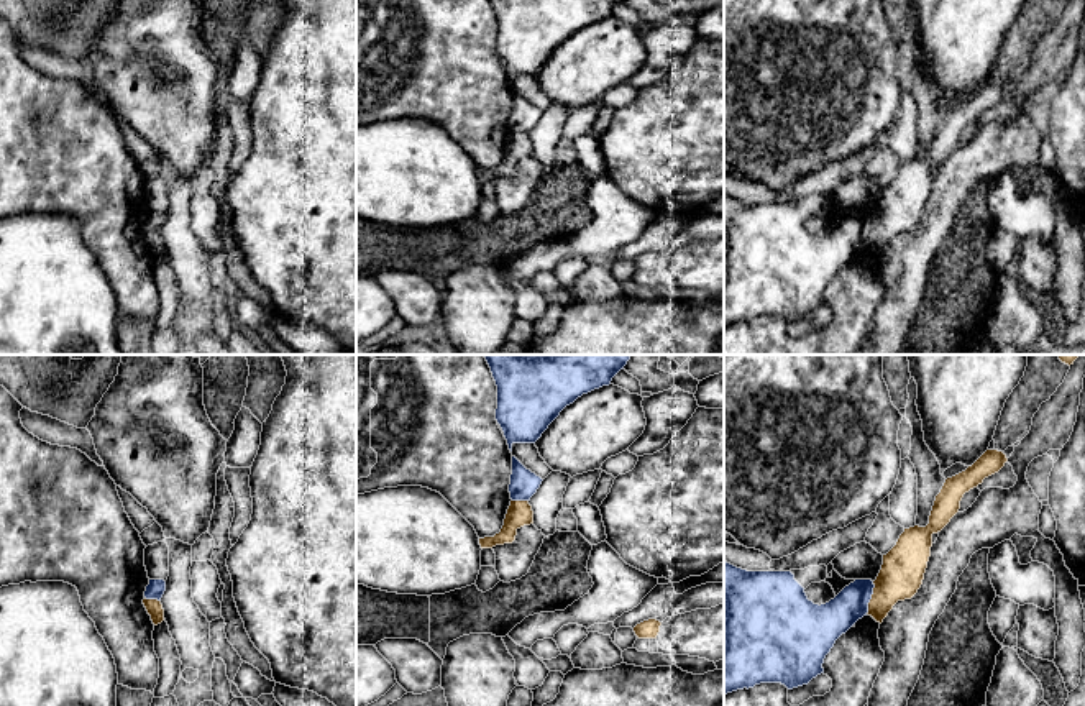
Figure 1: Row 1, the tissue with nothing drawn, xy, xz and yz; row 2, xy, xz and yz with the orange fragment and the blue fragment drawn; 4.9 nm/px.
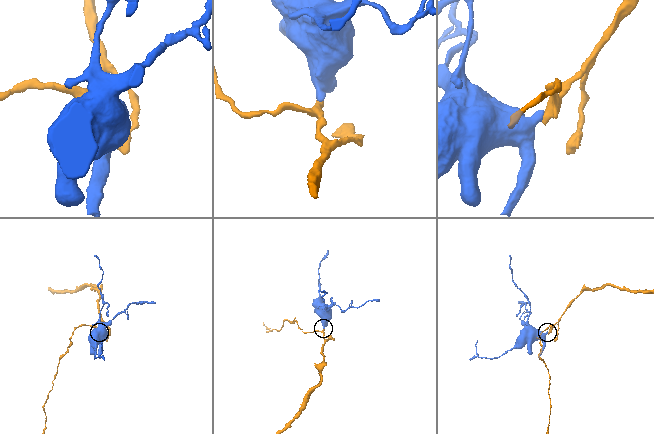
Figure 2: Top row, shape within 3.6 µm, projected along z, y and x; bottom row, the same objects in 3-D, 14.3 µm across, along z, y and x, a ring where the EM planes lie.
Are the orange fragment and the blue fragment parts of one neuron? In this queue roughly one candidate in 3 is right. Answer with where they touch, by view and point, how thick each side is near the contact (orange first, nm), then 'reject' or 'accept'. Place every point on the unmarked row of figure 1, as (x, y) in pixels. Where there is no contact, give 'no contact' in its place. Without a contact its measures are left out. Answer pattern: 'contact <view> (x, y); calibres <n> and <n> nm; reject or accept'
contact yz (872, 230); calibres 220 and 180 nm; reject

